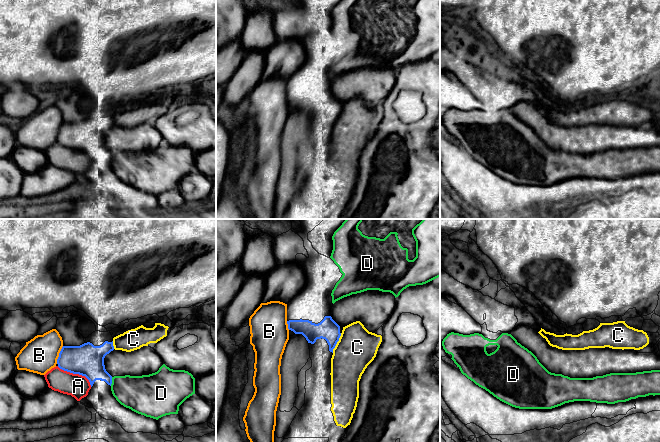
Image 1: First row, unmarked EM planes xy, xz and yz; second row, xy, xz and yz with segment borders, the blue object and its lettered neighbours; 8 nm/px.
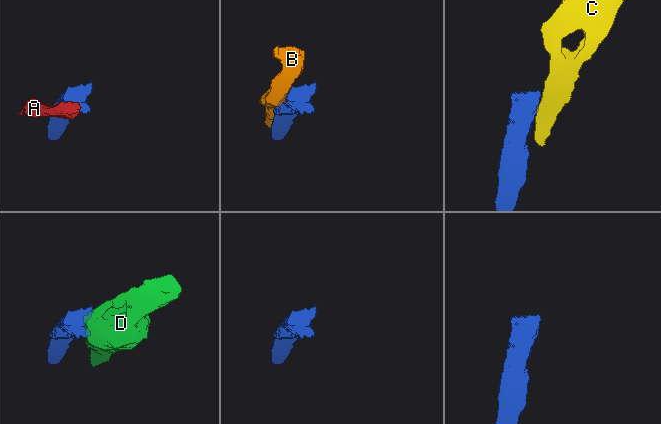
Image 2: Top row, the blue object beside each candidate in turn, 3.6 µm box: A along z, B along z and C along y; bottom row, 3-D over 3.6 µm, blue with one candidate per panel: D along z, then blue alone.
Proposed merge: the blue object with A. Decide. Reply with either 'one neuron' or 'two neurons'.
two neurons

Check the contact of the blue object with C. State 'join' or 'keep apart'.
keep apart

